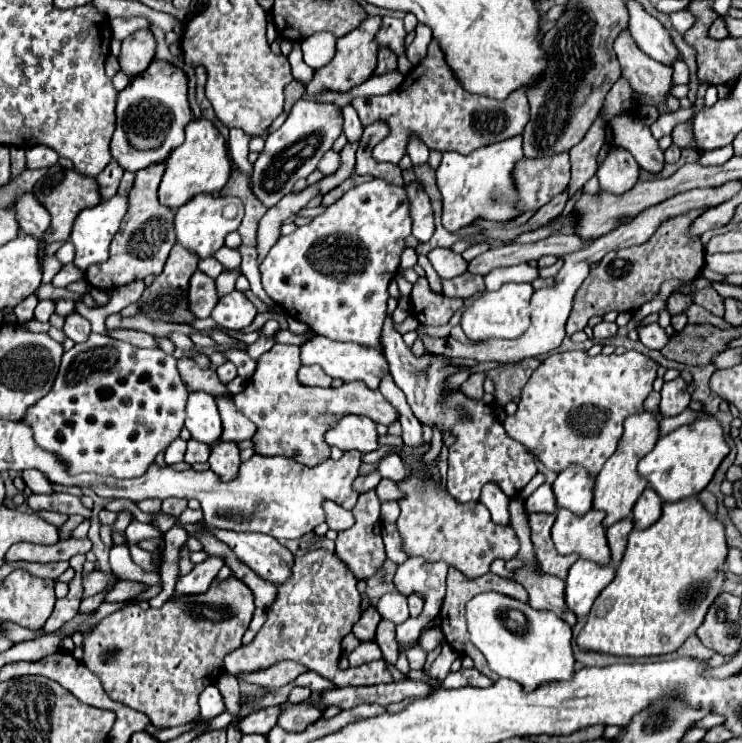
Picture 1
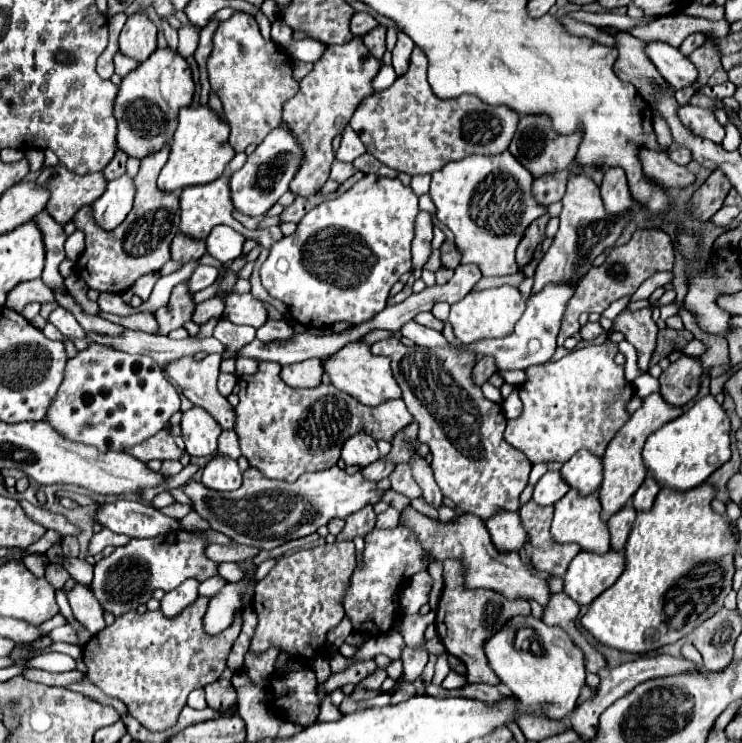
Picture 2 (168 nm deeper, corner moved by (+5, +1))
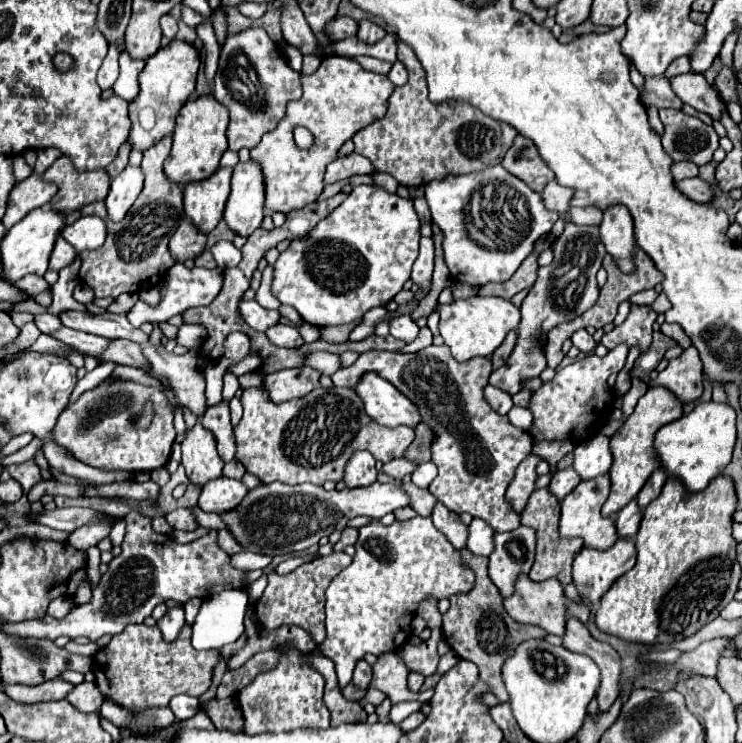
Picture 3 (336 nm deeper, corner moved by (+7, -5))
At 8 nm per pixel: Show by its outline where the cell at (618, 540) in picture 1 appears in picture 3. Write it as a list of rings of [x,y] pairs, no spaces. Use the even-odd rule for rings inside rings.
[[[632,499],[624,509],[618,511],[616,515],[616,529],[620,537],[634,537],[638,533],[642,519],[642,509],[638,507],[636,499]]]

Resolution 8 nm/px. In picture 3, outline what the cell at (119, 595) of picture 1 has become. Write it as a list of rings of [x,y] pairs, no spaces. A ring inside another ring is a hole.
[[[54,599],[52,603],[50,603],[50,607],[48,607],[48,613],[46,615],[50,615],[50,617],[56,617],[56,619],[62,619],[62,617],[66,617],[66,613],[70,611],[70,607],[72,607],[74,603],[72,603],[72,599]]]

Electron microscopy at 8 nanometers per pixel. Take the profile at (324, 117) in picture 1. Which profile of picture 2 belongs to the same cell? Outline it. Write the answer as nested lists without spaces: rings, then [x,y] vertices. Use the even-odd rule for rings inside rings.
[[[280,123],[256,147],[256,151],[248,157],[246,165],[232,175],[230,189],[234,207],[246,215],[264,215],[282,197],[282,193],[288,191],[290,181],[298,173],[302,161],[304,161],[304,149],[300,147],[300,141],[286,123]]]

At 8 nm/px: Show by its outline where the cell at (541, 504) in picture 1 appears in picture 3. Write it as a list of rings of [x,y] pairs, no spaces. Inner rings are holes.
[[[566,467],[566,469],[562,469],[562,471],[558,471],[554,477],[552,477],[552,481],[550,481],[550,491],[558,497],[558,499],[564,499],[578,483],[580,483],[582,479],[580,479],[580,475],[574,471],[574,467]]]

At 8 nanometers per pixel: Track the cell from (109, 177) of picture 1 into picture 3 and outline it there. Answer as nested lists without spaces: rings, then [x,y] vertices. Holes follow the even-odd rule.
[[[126,141],[126,143],[122,143],[122,147],[120,147],[120,151],[118,151],[118,157],[106,167],[106,171],[108,171],[108,175],[110,177],[116,177],[126,165],[128,165],[128,155],[130,155],[130,151],[132,151],[132,145],[130,145],[130,141]]]

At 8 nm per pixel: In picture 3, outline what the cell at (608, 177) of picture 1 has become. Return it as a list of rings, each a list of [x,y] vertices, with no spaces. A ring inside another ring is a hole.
[[[608,207],[600,223],[600,241],[606,253],[612,255],[622,273],[632,273],[634,267],[634,223],[626,207]]]

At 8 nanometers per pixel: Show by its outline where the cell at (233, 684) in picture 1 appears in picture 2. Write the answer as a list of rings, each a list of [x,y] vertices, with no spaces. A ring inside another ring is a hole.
[[[218,679],[204,687],[206,702],[209,707],[226,711],[237,704],[237,693],[228,679]]]

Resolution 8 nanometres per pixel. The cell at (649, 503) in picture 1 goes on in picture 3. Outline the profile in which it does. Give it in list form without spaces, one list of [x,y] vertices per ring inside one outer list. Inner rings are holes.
[[[658,467],[658,469],[650,475],[650,479],[646,481],[646,485],[642,487],[642,491],[640,491],[638,497],[636,497],[642,509],[644,509],[650,501],[654,501],[654,499],[660,495],[660,491],[662,491],[666,479],[668,479],[668,475],[666,475],[666,471],[664,471],[662,467]]]

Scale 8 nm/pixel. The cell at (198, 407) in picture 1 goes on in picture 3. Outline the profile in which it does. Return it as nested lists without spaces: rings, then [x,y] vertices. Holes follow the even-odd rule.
[[[196,423],[182,443],[182,465],[188,479],[200,487],[222,475],[224,461],[218,459],[214,439],[204,431],[202,423]]]

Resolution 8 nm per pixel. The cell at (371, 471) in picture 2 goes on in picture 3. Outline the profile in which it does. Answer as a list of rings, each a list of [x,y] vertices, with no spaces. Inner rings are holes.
[[[400,457],[400,459],[392,459],[390,463],[386,463],[386,465],[382,467],[382,471],[384,471],[384,473],[388,473],[388,475],[392,475],[394,479],[398,479],[398,481],[400,481],[404,475],[412,475],[416,467],[418,467],[418,463],[414,463],[414,461],[410,461],[410,459]]]

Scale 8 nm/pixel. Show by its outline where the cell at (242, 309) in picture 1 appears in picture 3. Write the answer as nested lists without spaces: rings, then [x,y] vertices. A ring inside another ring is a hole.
[[[242,301],[240,303],[240,313],[242,313],[244,321],[256,331],[266,331],[268,327],[272,327],[280,321],[278,311],[268,311],[262,305],[258,305],[256,301]]]

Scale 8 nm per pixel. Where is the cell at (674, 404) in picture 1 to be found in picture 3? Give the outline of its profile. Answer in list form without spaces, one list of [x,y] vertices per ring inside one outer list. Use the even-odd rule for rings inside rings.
[[[688,347],[680,357],[672,359],[654,383],[670,389],[682,403],[698,399],[702,395],[702,363],[696,347]]]

